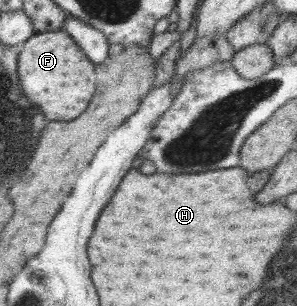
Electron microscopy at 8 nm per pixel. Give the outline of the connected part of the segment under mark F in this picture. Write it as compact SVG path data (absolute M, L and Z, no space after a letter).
M65 31L35 33L18 50L19 87L41 109L45 119L71 121L85 111L95 91L95 69Z

